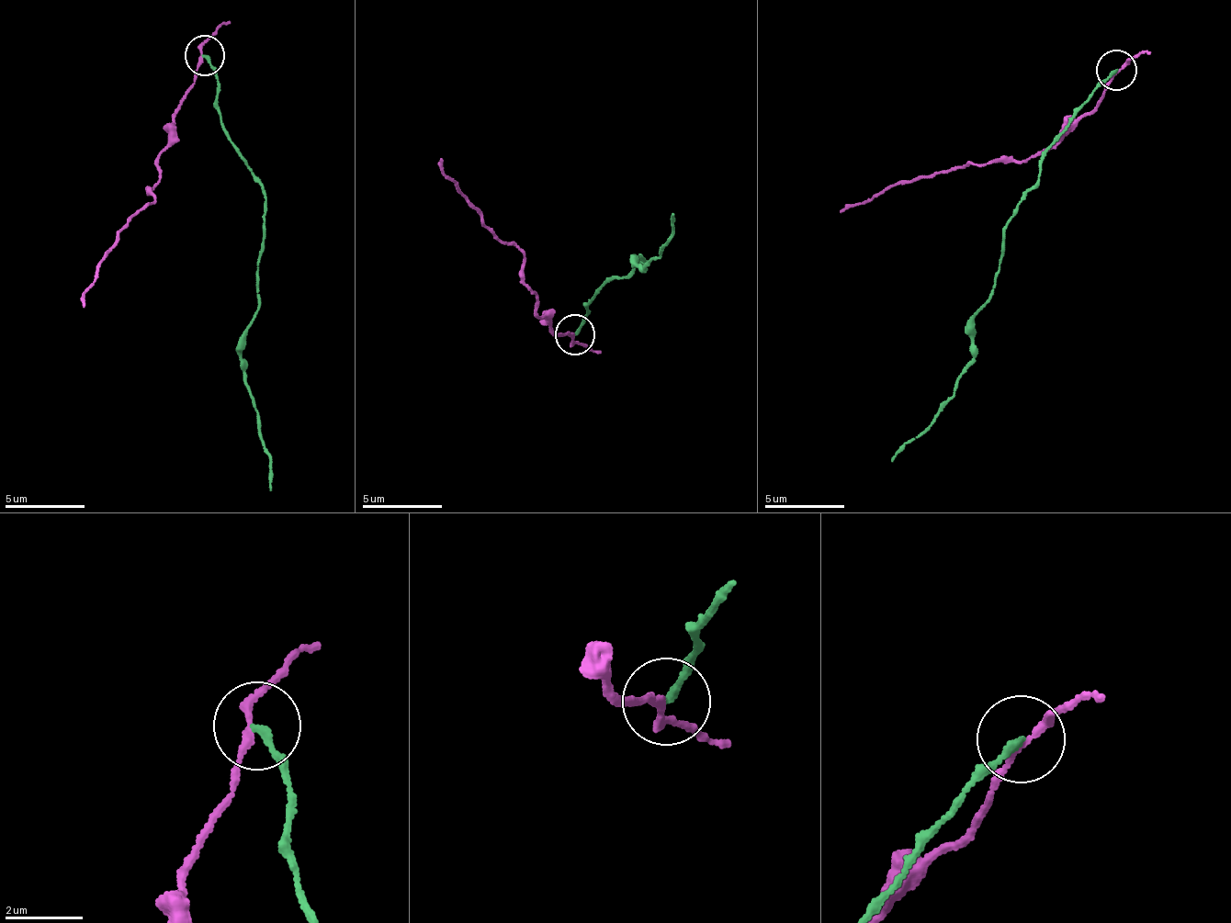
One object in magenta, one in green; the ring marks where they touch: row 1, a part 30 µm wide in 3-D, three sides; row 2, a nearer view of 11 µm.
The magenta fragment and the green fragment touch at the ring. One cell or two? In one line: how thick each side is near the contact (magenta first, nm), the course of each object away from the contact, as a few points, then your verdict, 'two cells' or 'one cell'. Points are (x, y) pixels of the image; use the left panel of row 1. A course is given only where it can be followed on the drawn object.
180 nm thick on the magenta side, 180 nm on the other; magenta runs (203, 56), (156, 162), (160, 175), (149, 193), (154, 200), (137, 208), (106, 253), (83, 309); green runs (203, 56), (215, 72), (224, 133), (264, 188), (259, 309), (250, 329), (242, 379), (259, 416), (271, 489); two cells

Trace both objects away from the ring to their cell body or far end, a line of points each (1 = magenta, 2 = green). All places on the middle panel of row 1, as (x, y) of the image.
1: (574, 333), (559, 335), (535, 312), (536, 295), (523, 280), (523, 253), (504, 244), (468, 200), (441, 160)
2: (574, 333), (595, 293), (639, 255), (649, 264), (640, 257), (643, 271), (661, 256), (674, 215)

